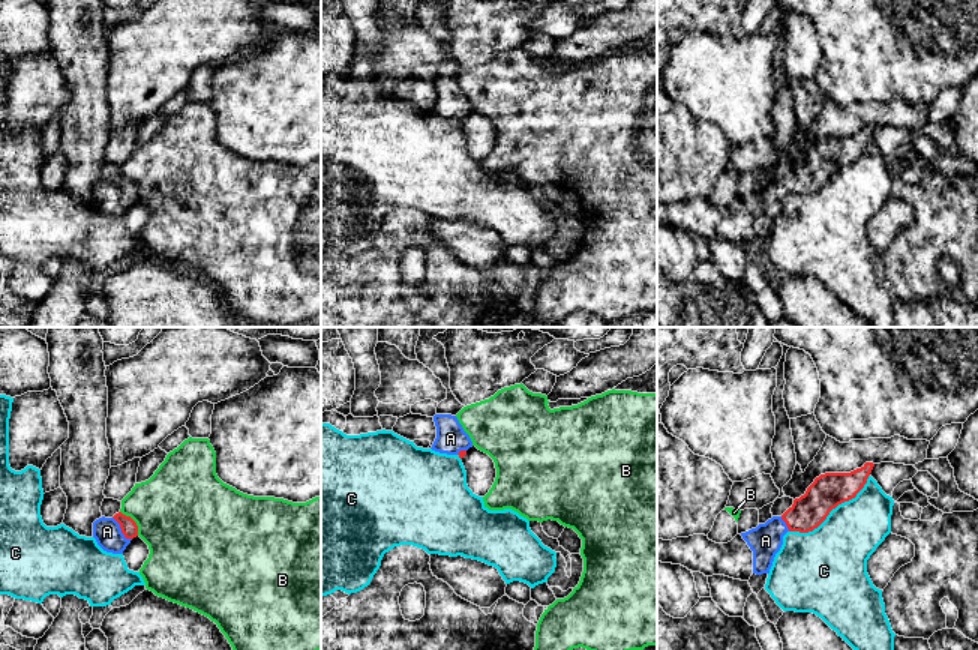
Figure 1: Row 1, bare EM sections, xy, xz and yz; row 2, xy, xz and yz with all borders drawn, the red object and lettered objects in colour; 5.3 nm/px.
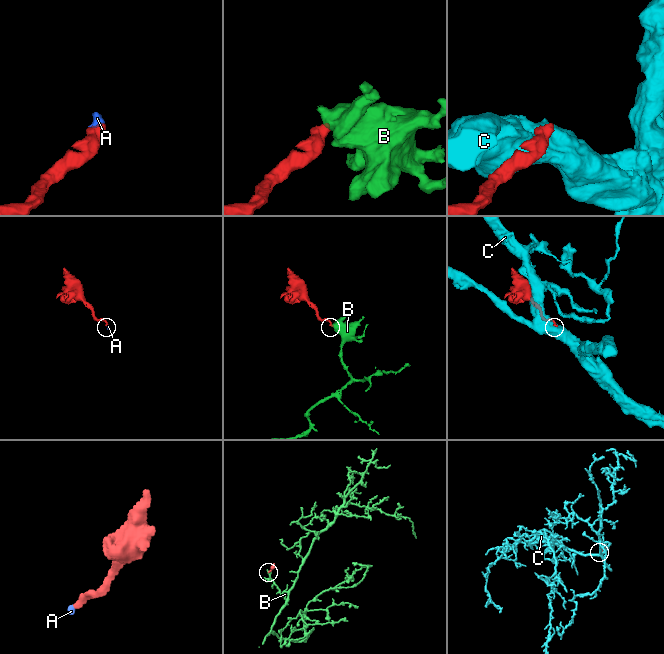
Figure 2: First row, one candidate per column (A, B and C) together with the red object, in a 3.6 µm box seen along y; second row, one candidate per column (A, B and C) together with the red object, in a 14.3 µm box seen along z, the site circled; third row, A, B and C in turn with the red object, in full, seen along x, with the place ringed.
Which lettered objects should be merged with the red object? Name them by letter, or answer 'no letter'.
A

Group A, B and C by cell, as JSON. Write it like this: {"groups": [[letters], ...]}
{"groups": [["A"], ["B"], ["C"]]}

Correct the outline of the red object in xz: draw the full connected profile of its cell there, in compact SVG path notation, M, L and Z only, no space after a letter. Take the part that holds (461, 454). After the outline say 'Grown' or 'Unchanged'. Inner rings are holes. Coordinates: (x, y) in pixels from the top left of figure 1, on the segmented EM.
M420 327L416 354L417 360L429 368L447 389L447 398L438 404L434 416L436 438L430 449L440 453L458 455L462 459L466 450L472 447L472 441L456 417L465 405L456 399L450 389L450 368L446 359L446 348L435 339L438 333L446 330L447 327Z. Grown

